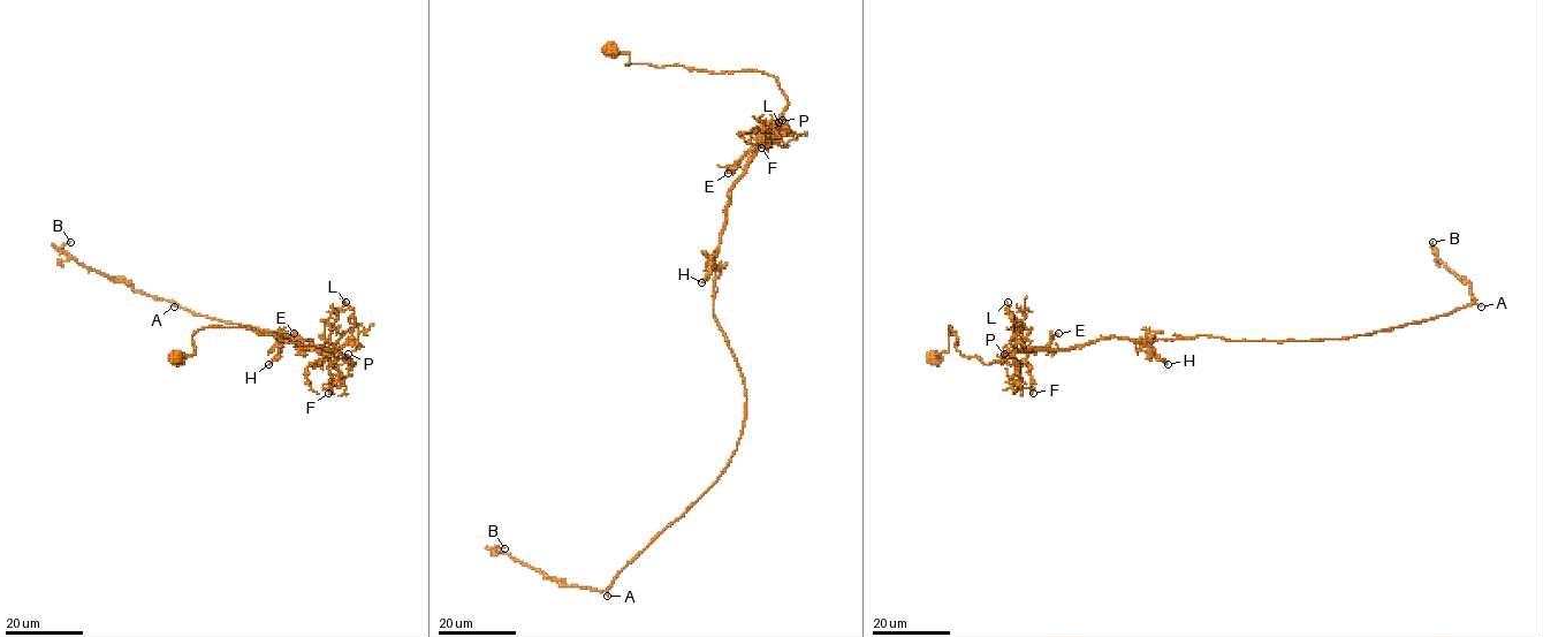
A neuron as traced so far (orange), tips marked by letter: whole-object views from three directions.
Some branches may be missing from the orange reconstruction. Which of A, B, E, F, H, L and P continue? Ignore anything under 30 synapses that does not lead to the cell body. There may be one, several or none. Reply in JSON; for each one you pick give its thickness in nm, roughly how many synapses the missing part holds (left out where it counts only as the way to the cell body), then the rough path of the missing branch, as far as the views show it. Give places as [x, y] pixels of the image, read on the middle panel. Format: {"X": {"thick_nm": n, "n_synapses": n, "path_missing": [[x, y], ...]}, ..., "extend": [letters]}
{"extend": []}

